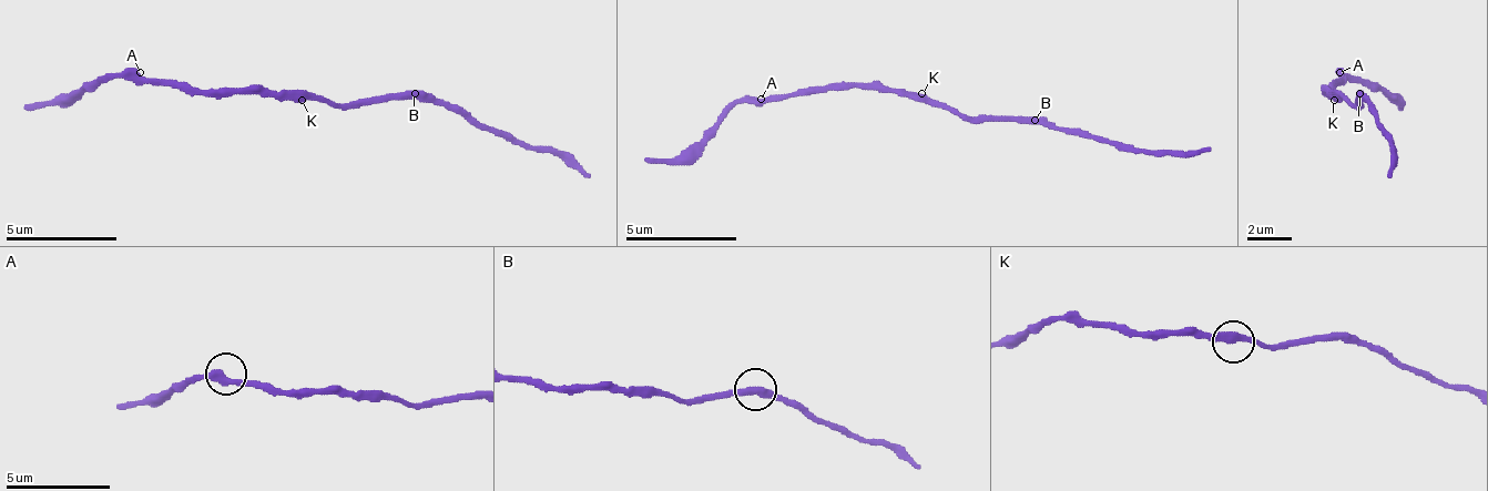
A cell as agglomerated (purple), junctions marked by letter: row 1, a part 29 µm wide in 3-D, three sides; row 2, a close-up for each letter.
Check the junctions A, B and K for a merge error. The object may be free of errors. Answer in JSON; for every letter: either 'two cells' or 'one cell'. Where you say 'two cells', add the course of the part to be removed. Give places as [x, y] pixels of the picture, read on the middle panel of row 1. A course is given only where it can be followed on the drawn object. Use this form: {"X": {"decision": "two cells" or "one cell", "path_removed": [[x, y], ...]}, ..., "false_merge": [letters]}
{"A": {"decision": "one cell"}, "B": {"decision": "one cell"}, "K": {"decision": "one cell"}, "false_merge": []}

